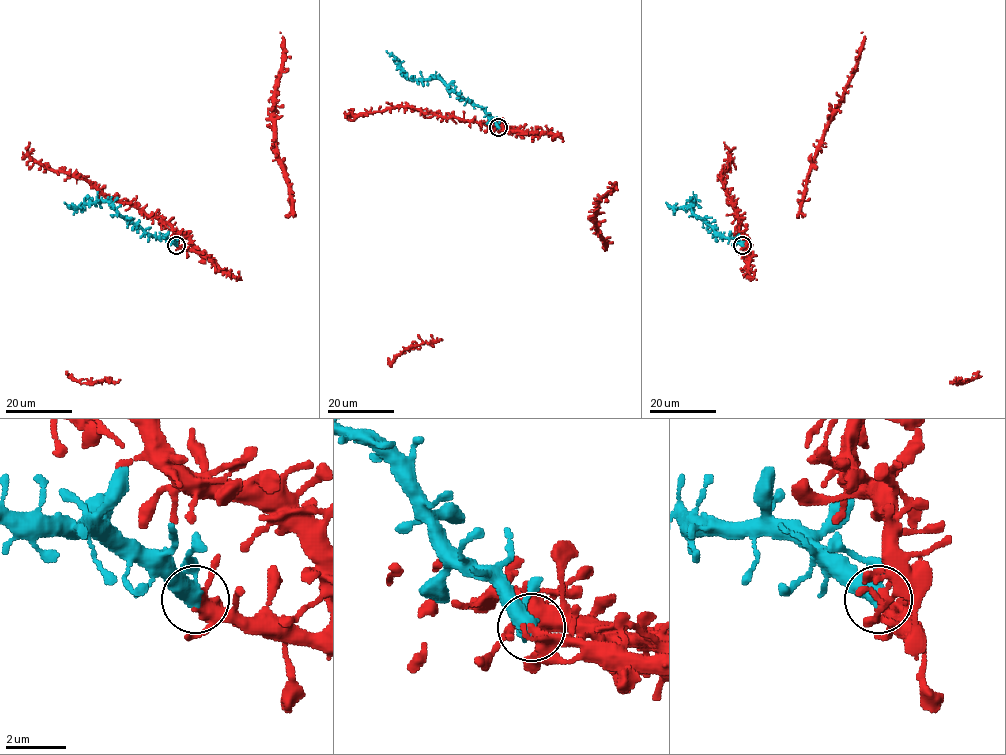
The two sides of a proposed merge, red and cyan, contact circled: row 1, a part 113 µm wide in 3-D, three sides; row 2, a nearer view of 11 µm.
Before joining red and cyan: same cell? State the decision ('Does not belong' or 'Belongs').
Belongs

